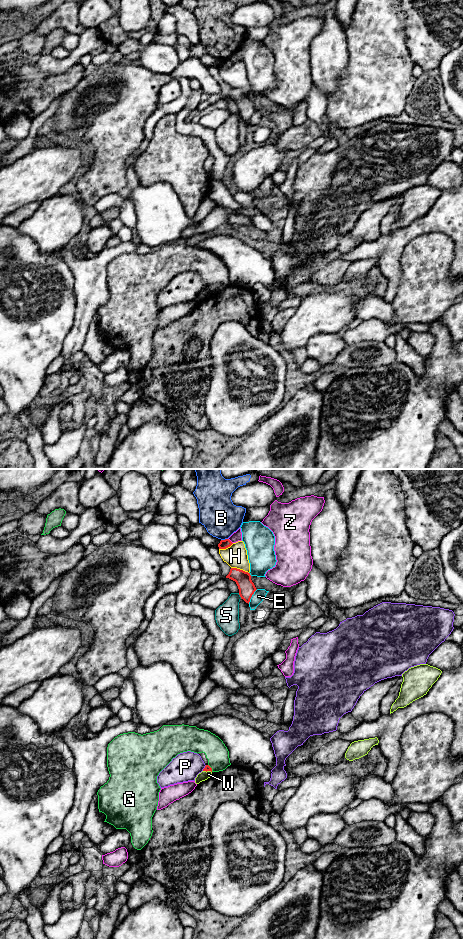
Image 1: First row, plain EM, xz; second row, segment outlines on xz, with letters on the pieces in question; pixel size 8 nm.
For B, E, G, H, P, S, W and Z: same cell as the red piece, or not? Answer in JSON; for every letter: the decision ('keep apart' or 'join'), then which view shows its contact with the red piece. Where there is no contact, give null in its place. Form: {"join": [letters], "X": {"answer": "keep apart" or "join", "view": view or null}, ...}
{"join": [], "B": {"answer": "keep apart", "view": "xz"}, "E": {"answer": "keep apart", "view": "xz"}, "G": {"answer": "keep apart", "view": "xz"}, "H": {"answer": "keep apart", "view": "xz"}, "P": {"answer": "keep apart", "view": "xz"}, "S": {"answer": "keep apart", "view": "xz"}, "W": {"answer": "keep apart", "view": "xz"}, "Z": {"answer": "keep apart", "view": "xz"}}

